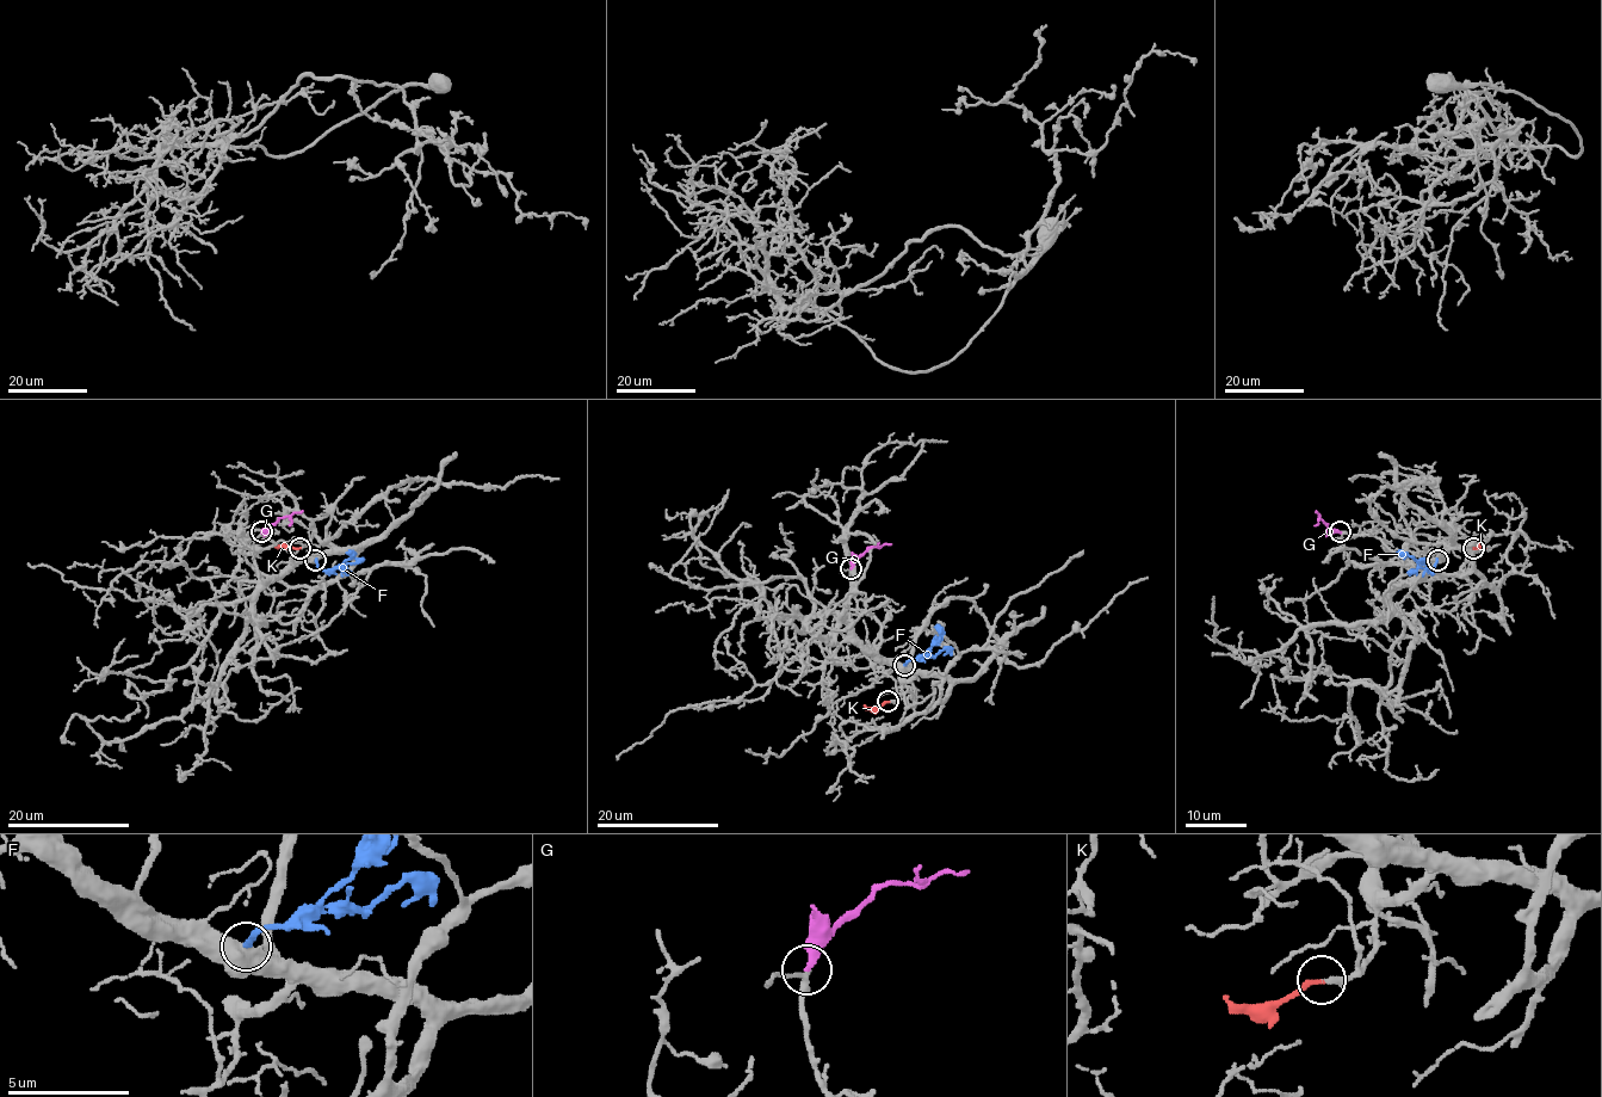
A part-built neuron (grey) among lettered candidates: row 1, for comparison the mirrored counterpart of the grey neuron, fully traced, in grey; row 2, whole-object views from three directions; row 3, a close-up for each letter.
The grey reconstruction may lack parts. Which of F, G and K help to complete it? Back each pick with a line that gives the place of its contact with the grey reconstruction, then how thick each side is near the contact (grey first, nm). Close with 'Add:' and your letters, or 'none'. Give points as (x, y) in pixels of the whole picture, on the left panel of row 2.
G: meets grey at (261, 531); 220 nm thick on the grey side, 320 nm on the other
K: meets grey at (300, 548); 240 nm thick on the grey side, 190 nm on the other
Add: G, K

